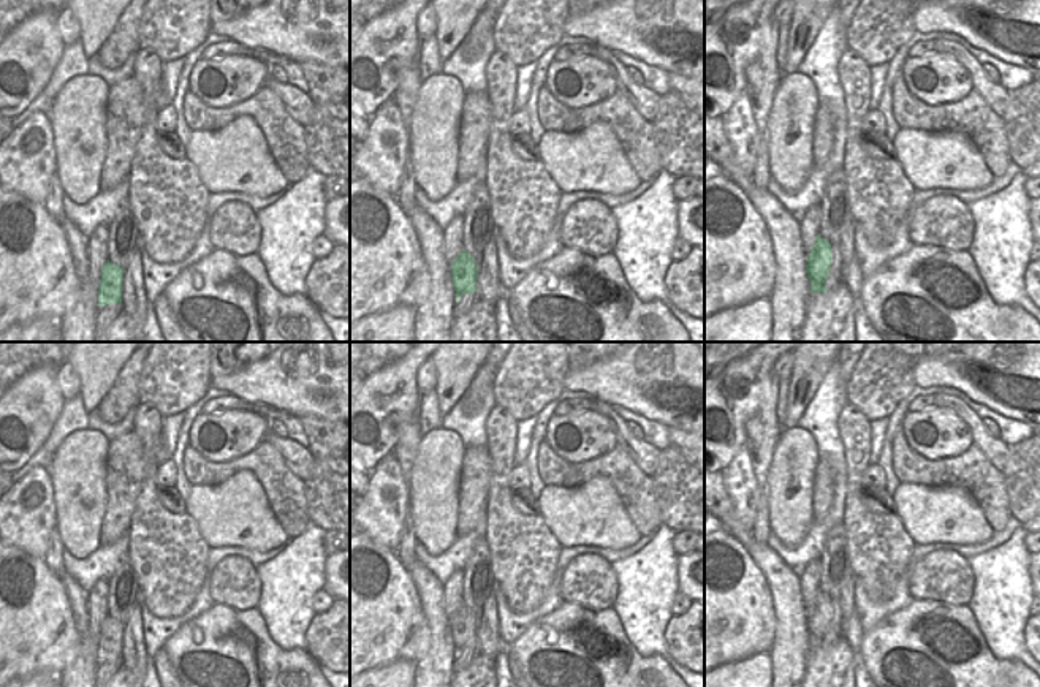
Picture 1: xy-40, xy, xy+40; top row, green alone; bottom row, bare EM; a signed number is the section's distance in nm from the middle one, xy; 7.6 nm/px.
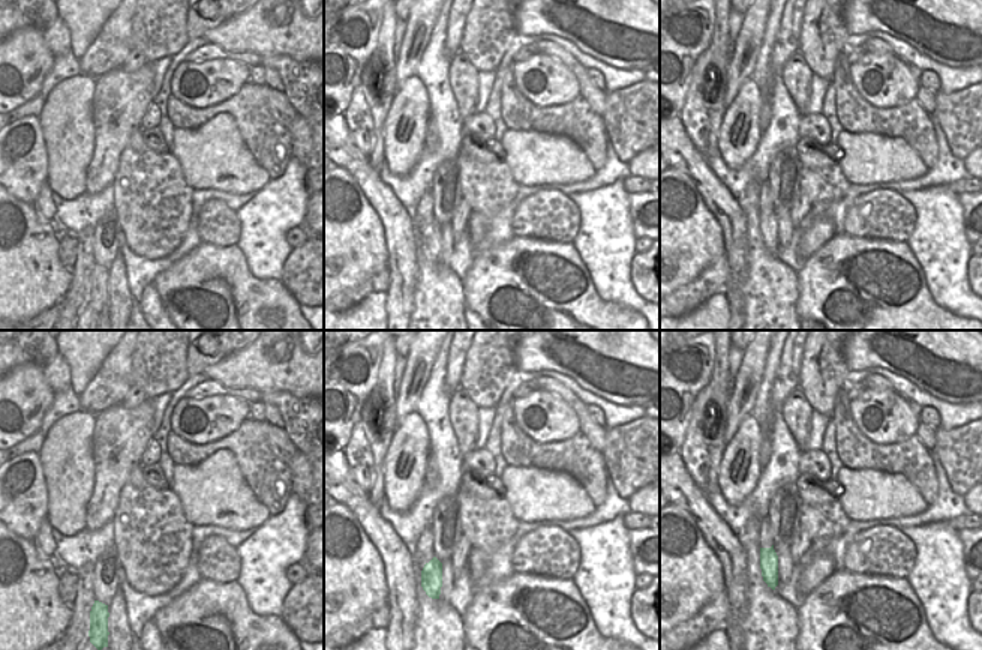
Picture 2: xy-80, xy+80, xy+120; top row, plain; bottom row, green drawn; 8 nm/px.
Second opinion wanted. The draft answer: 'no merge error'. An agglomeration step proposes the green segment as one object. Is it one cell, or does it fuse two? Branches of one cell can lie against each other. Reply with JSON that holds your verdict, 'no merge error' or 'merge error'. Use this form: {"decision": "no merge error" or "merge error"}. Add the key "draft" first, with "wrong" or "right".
{"draft": "right", "decision": "no merge error"}

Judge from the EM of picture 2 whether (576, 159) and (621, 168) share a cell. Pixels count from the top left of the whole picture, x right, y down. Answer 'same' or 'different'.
different

